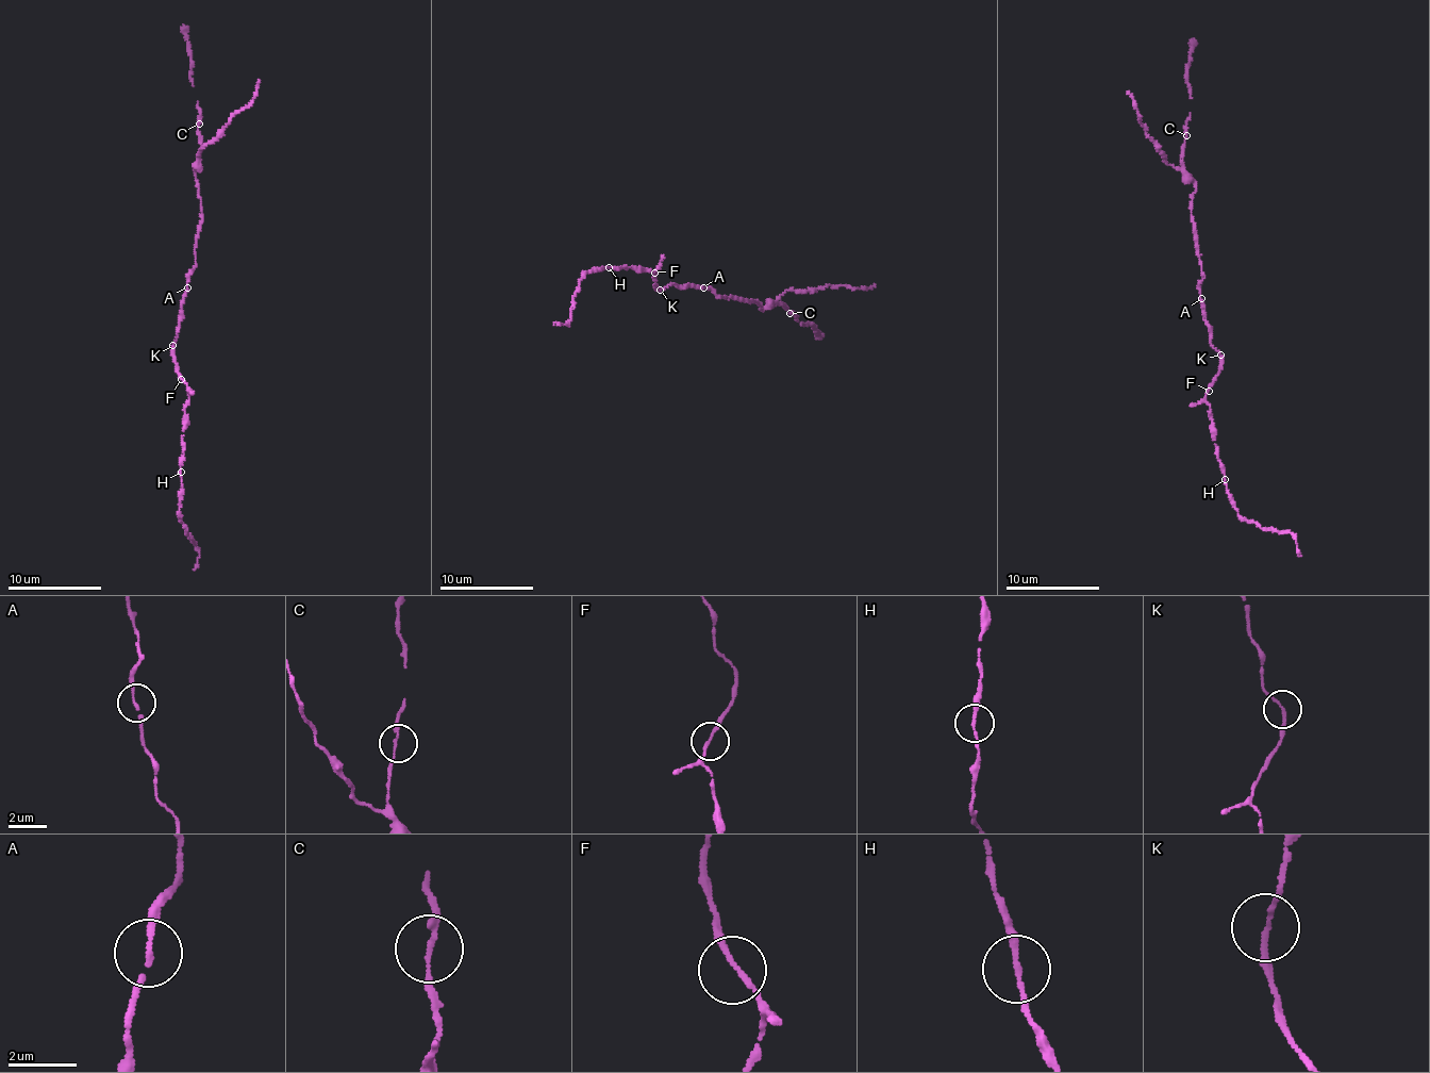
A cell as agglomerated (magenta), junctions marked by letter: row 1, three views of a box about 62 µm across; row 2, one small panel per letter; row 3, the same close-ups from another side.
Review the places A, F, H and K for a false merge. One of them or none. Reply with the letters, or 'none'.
none

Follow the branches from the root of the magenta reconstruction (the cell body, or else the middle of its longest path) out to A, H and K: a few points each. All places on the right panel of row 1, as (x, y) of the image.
A: (1206, 319), (1200, 297)
H: (1206, 319), (1210, 343), (1219, 356), (1219, 372), (1210, 386), (1206, 400), (1225, 479)
K: (1206, 319), (1210, 343), (1219, 356)

